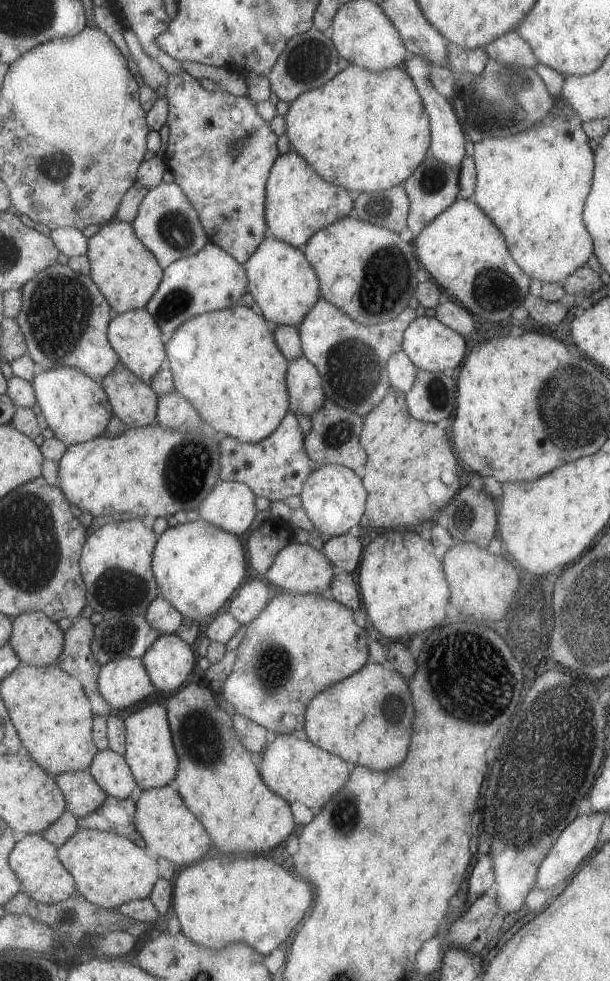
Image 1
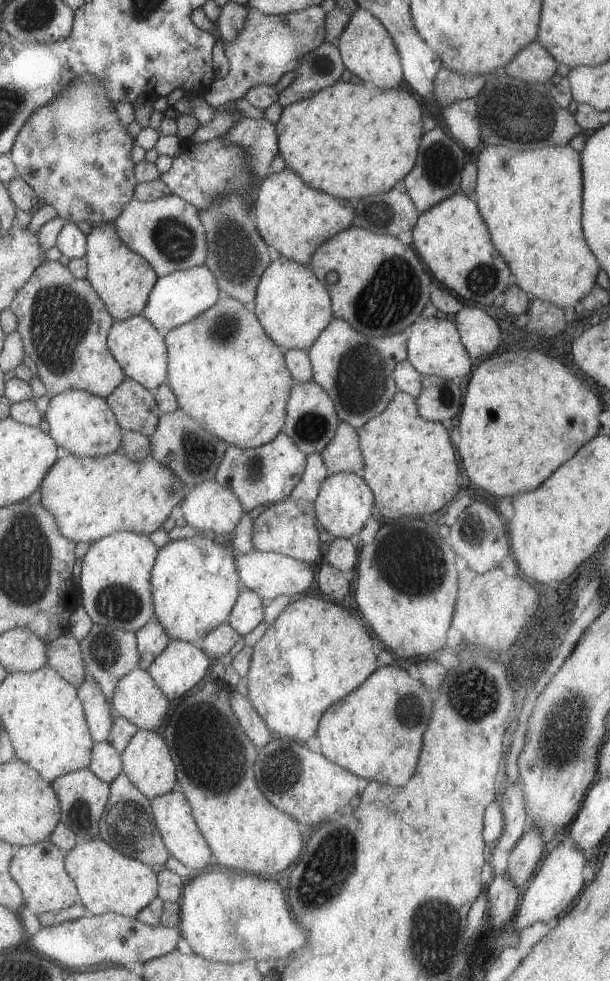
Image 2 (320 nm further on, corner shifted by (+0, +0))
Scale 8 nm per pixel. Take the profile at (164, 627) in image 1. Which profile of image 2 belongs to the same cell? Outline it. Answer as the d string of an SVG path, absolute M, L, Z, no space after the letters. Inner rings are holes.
M153 618L136 633L138 634L138 649L141 655L139 667L148 670L171 644L172 638L156 618Z

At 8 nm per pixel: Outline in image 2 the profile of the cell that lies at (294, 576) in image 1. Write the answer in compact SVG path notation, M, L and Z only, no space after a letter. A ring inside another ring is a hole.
M253 549L250 553L238 553L236 565L243 588L260 595L263 600L273 600L281 595L303 596L315 582L313 565L276 552Z

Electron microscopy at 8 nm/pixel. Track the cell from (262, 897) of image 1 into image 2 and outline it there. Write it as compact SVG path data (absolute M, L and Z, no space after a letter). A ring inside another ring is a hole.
M227 868L222 873L201 873L198 877L187 881L181 902L182 923L179 929L195 953L218 963L240 963L247 959L259 961L285 958L307 944L307 934L303 926L297 922L295 914L291 914L281 884L259 876Z

